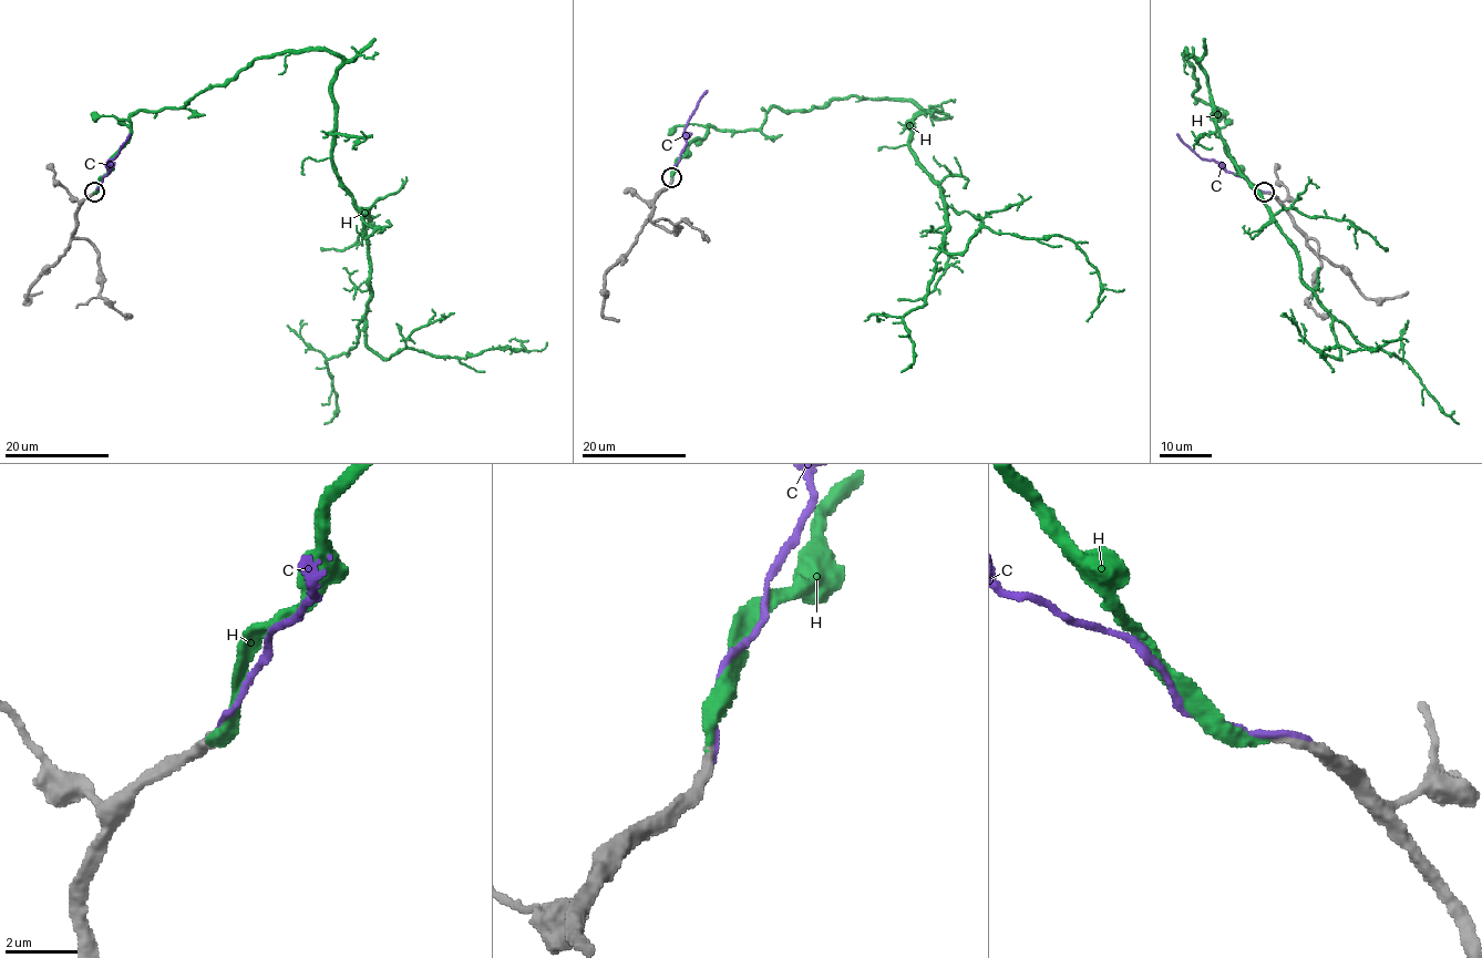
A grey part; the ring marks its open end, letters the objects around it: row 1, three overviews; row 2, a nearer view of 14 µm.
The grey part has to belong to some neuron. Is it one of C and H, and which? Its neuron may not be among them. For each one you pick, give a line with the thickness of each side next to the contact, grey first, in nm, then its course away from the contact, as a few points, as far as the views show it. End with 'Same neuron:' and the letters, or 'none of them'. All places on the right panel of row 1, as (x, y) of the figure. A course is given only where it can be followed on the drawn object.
H: Thickness 280 nm (grey) against 280 nm. Its course: (1265, 192), (1193, 94), (1185, 50), (1331, 319), (1338, 358), (1314, 348), (1408, 341)
Same neuron: H

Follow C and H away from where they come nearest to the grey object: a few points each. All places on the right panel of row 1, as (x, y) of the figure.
C: (1268, 192), (1256, 191), (1243, 177), (1216, 162), (1202, 160), (1177, 133)
H: (1265, 192), (1193, 94), (1185, 50), (1331, 319), (1338, 358), (1314, 348), (1408, 341)

